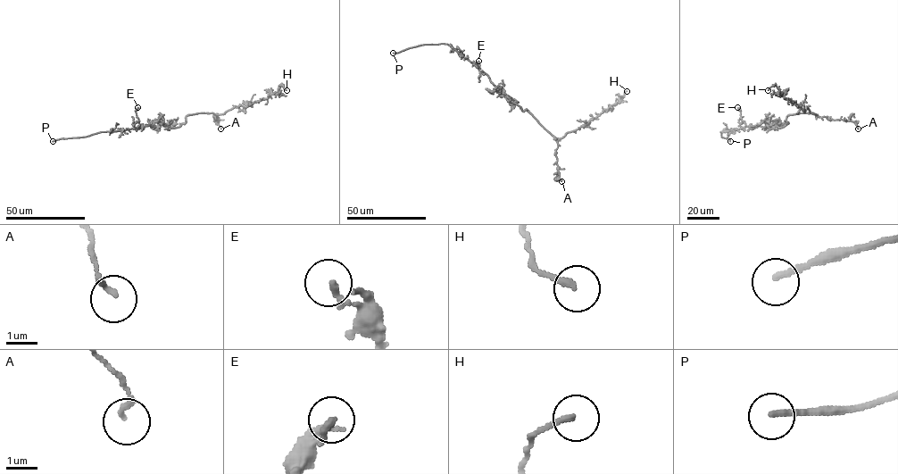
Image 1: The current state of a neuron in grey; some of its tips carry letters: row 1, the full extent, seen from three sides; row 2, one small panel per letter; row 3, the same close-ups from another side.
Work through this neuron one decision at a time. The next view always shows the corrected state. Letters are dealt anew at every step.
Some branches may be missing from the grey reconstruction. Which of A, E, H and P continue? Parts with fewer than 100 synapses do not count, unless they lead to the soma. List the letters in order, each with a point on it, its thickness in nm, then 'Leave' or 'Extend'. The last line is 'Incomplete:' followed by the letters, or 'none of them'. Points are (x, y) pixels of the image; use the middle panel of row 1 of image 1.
A: Place: (561, 181). Thickness 170 nm. Leave
E: Place: (478, 61). Thickness 200 nm. Leave
H: Place: (627, 91). Thickness 170 nm. Leave
P: Place: (393, 53). Thickness 200 nm. Extend
Incomplete: P

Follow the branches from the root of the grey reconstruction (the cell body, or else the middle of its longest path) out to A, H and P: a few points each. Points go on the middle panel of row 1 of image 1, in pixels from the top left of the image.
A: (520, 107), (523, 111), (526, 109), (557, 139), (555, 156), (561, 181)
H: (520, 107), (523, 111), (526, 109), (554, 137), (561, 138), (617, 103), (627, 91)
P: (520, 107), (500, 92), (486, 74), (447, 44), (420, 45), (393, 53)

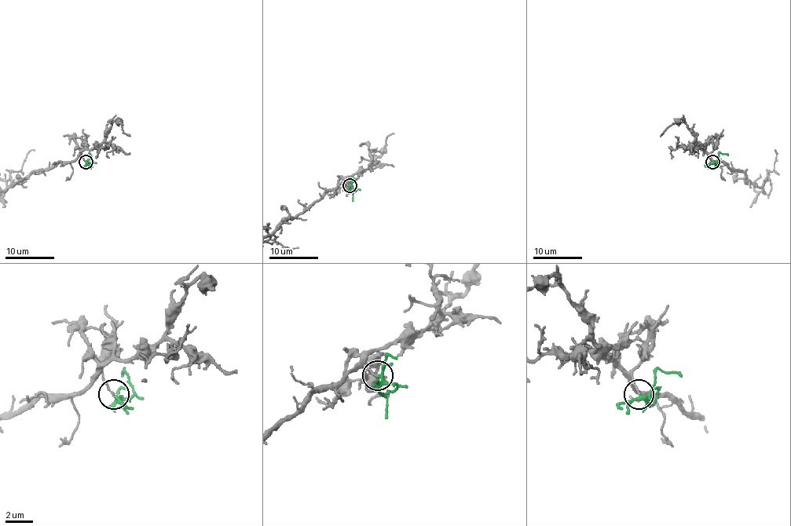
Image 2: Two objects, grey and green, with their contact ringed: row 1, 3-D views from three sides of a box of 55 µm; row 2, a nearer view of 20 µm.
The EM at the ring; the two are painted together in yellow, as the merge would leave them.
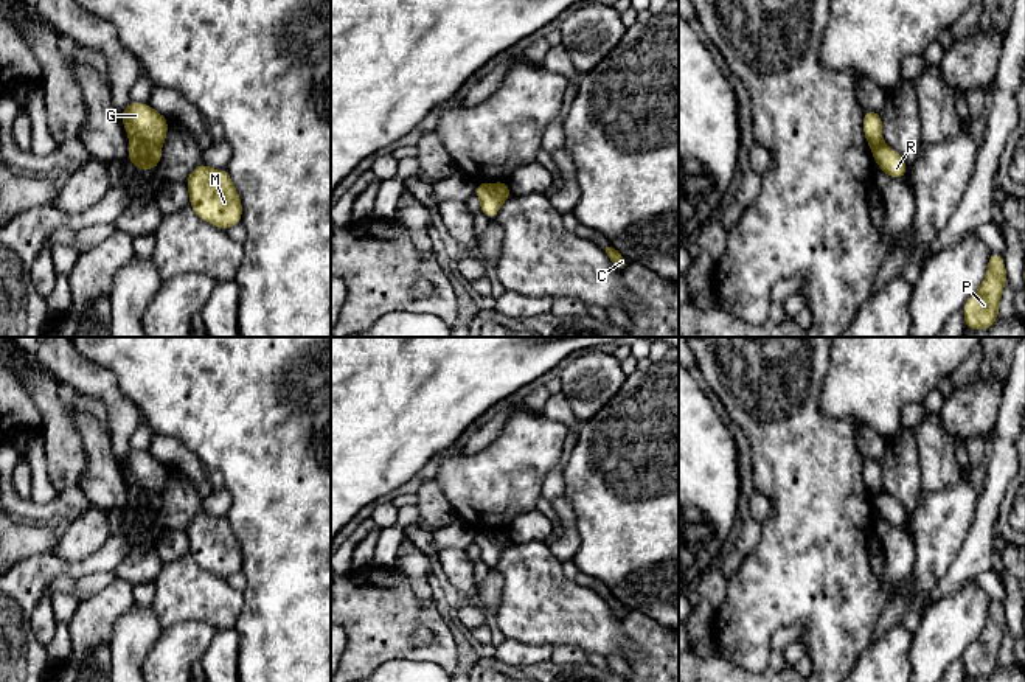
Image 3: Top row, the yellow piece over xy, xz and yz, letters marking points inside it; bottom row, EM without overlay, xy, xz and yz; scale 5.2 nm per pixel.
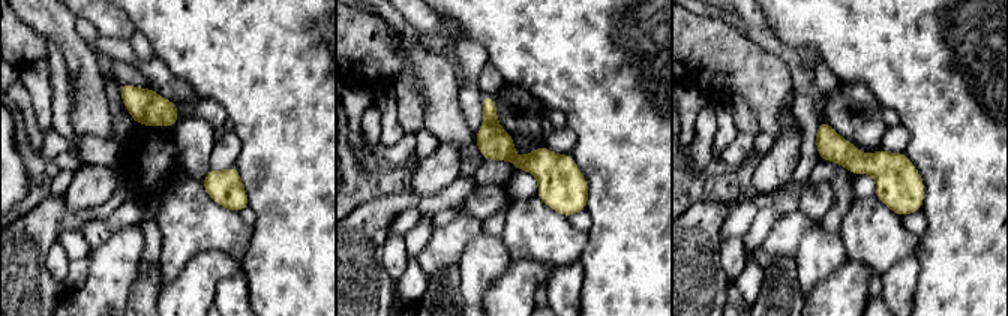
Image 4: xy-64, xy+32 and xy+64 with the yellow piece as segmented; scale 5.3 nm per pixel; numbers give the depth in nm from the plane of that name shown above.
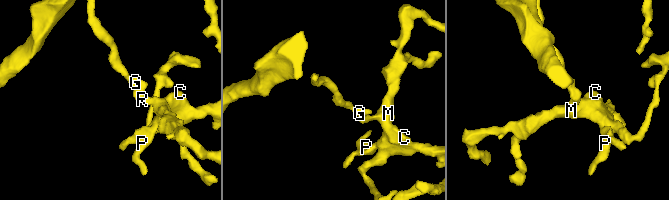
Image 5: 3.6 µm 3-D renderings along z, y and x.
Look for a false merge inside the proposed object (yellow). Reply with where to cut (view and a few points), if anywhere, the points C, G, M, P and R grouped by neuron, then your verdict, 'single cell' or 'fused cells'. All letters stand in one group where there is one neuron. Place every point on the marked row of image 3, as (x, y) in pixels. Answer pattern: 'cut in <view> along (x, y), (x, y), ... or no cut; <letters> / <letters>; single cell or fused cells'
cut in xy along (129, 137), (160, 145); C M P R / G; fused cells

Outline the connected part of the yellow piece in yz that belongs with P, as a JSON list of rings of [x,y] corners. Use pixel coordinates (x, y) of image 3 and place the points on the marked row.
[[[991,252],[986,278],[963,308],[966,329],[989,329],[999,318],[999,306],[1006,283],[1006,267],[1000,253]]]

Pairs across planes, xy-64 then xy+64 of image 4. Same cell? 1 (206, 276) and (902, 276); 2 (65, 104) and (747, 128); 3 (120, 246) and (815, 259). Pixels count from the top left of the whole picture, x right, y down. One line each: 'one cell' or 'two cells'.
1: two cells
2: two cells
3: two cells

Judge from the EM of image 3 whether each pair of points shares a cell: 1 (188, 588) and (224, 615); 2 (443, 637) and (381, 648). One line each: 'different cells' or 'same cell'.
1: same cell
2: same cell

